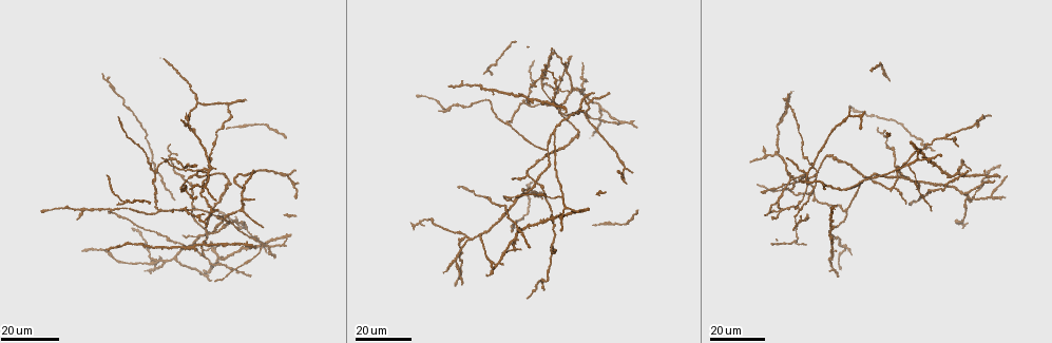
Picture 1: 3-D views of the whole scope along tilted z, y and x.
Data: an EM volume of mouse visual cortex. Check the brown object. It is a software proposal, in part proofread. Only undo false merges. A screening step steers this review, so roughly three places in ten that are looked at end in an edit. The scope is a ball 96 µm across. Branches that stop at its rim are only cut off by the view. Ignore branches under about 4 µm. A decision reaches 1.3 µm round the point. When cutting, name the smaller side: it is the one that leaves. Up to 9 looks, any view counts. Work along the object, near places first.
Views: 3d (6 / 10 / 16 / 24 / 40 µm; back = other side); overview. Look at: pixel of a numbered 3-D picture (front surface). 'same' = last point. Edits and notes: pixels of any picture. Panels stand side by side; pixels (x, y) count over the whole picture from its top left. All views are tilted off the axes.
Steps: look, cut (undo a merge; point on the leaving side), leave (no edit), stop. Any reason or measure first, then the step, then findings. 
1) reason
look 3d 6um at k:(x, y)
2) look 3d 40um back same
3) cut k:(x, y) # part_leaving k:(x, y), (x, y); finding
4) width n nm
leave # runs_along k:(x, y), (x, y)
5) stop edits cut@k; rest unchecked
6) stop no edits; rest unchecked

thin arm on a thick one
look 3d 24um at 1:(781, 210)

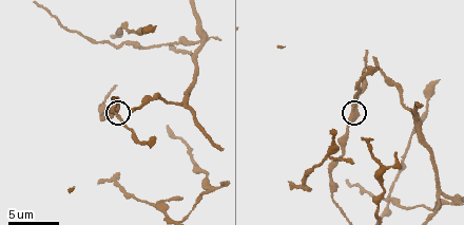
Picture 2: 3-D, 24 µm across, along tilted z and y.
look 3d 6um at 2:(353, 108)

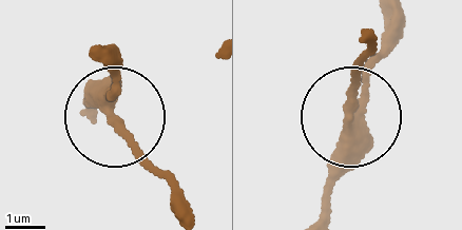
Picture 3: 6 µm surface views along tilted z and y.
arms 3
leave # all the same neuron

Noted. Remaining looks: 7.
thin arm on a thick one
look 3d 16um at 1:(920, 158)

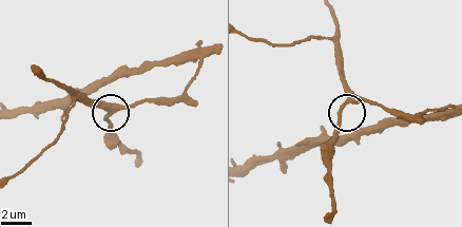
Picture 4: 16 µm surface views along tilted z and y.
zoom in
look 3d 10um at 4:(347, 101)

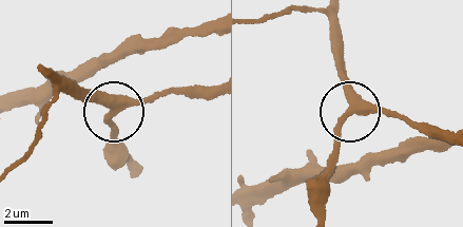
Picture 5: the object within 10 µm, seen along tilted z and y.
leave # runs_along 5:(45, 72), (110, 111), (116, 131), (104, 146); all the same neuron

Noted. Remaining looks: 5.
a fork
look 3d 16um at 1:(525, 175)

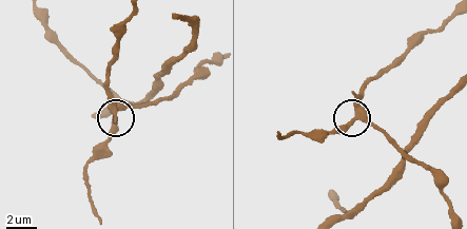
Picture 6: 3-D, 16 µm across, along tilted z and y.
look 3d 10um at 6:(358, 120)

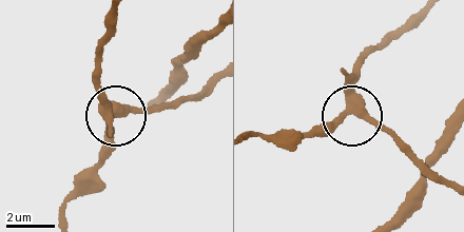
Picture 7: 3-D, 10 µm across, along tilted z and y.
leave # runs_along 7:(424, 18), (392, 34), (358, 65), (348, 114), (304, 138); all the same neuron

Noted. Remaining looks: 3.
side arm on a straight run
look 3d 24um at 1:(920, 181)

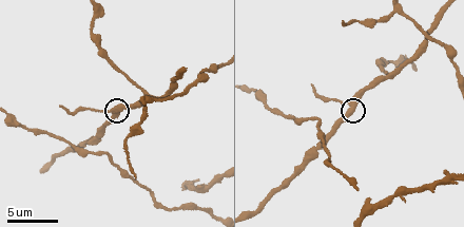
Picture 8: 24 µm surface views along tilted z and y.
look 3d 10um at 8:(352, 104)

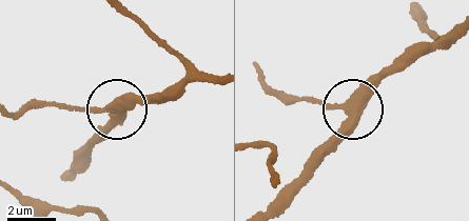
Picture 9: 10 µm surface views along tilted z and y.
side_arm 6 um
leave # runs_along 9:(452, 31), (408, 49), (373, 76), (346, 112), (309, 97); one neuron here

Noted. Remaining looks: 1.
stop no edits; rest unchecked

